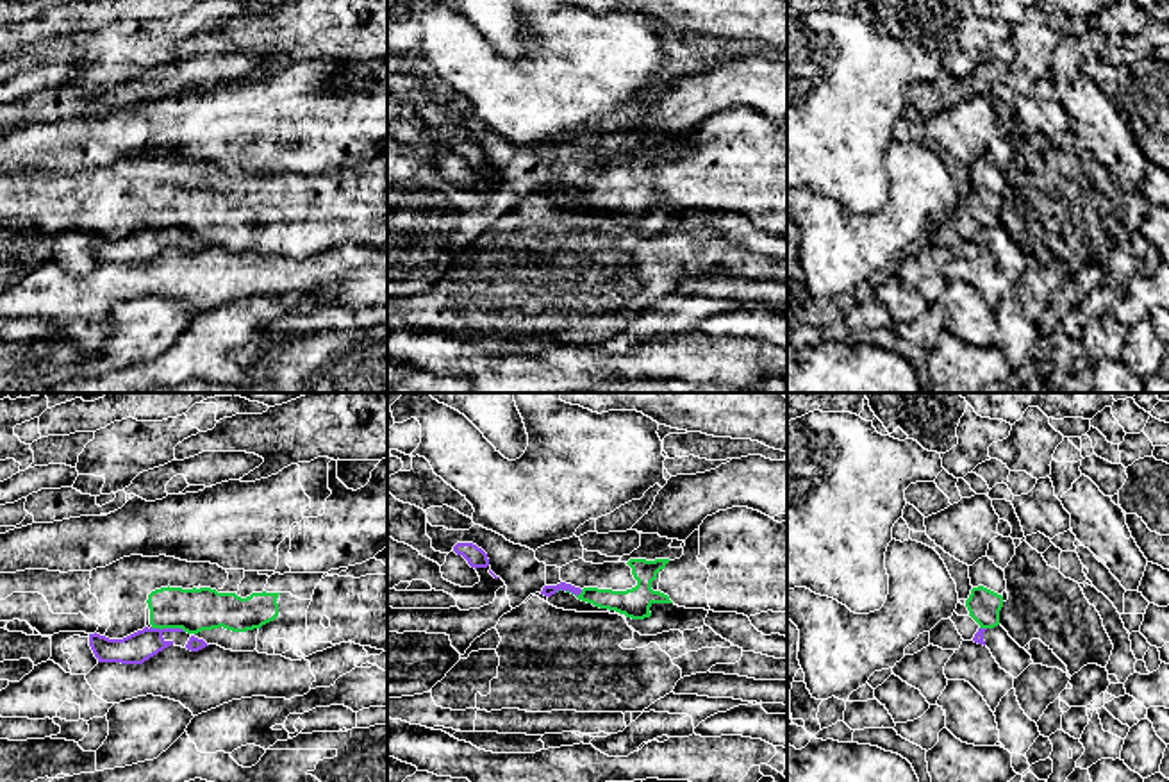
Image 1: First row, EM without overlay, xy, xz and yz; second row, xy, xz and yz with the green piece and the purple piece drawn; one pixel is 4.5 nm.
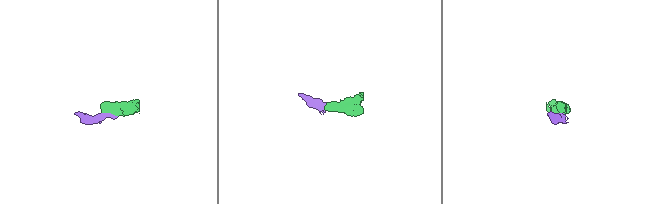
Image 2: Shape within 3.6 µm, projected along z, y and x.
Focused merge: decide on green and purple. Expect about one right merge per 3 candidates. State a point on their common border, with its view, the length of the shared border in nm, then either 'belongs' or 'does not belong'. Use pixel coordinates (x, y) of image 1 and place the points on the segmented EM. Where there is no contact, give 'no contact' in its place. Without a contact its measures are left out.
xy (168, 627) | 160 nm | does not belong

